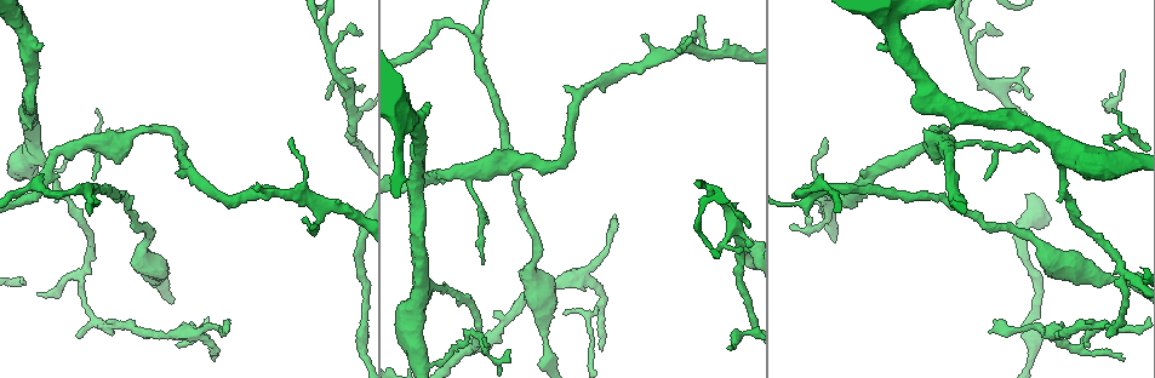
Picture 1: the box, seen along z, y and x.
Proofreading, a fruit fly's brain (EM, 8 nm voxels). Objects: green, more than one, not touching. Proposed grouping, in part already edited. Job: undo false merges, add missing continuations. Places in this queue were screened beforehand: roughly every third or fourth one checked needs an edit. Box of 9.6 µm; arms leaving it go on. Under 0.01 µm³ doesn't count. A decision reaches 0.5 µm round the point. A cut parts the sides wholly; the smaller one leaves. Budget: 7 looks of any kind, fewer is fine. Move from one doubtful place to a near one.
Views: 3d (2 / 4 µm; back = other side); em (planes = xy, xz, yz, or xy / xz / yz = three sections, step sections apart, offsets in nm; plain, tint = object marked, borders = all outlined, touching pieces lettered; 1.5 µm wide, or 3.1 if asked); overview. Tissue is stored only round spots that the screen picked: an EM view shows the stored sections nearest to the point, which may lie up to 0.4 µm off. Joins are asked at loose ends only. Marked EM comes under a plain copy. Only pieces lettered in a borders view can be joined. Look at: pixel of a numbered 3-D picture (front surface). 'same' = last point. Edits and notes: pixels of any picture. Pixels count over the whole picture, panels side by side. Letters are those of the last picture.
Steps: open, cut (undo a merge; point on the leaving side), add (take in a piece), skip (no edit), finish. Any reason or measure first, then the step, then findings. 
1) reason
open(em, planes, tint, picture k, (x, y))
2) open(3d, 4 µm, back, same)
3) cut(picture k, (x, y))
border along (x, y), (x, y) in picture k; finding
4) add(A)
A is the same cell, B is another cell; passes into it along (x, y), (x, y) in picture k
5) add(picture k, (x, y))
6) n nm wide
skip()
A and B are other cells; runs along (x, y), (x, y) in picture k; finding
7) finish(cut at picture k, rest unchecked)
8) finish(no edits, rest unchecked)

open(3d, 4 µm, picture 1, (485, 222))

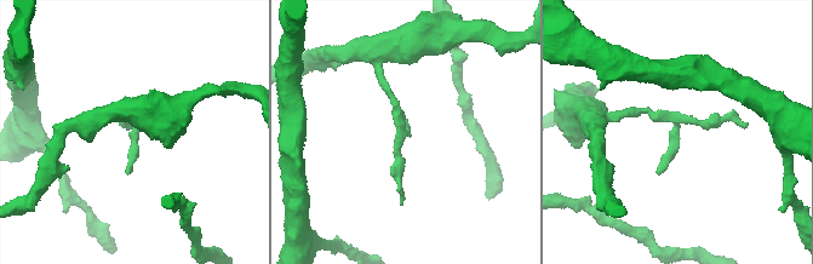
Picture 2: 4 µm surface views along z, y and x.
open(em, planes, tint, picture 2, (403, 136))

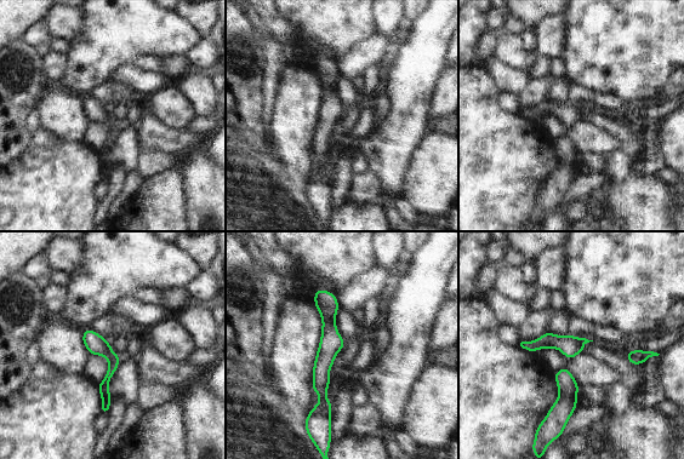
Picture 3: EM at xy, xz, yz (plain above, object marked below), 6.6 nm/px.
see the neighbours
open(em, planes, borders, same)

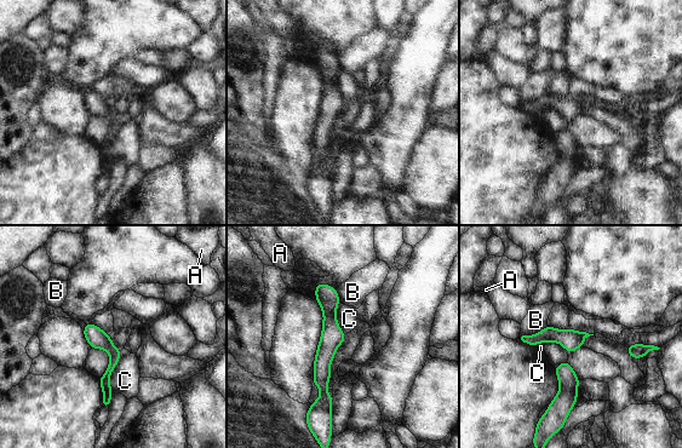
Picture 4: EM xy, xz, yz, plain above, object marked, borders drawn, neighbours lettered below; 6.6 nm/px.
140 nm wide
skip()
A, B and C are other cells; border along (121, 350), (110, 375), (113, 392) in picture 4; continuous, no second neuron

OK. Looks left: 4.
thin end
open(3d, 4 µm, picture 1, (509, 350))

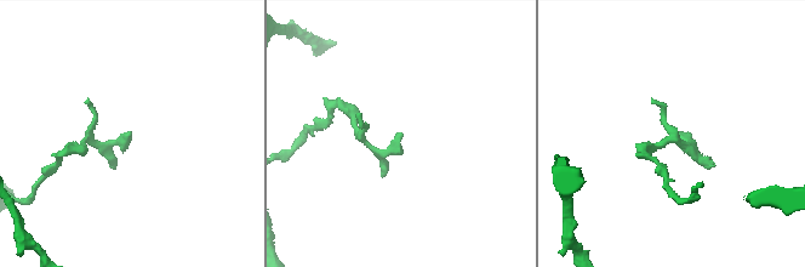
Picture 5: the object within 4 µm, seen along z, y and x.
open(em, xy, step 4, tint, picture 5, (129, 133))

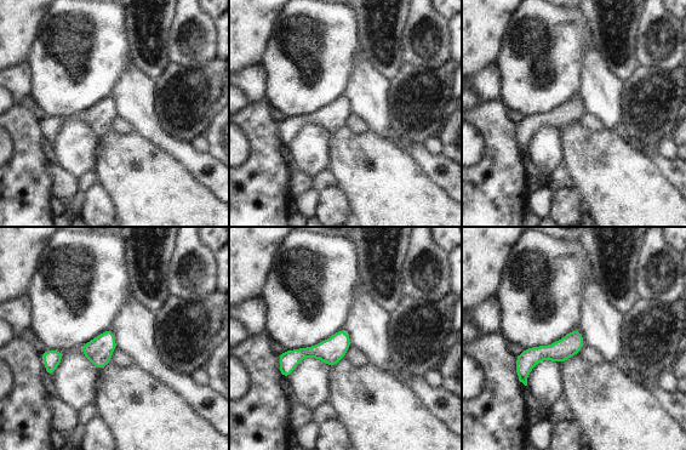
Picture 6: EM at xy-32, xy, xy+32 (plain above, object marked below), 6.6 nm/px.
see the neighbours
open(em, xy, step 4, borders, same)

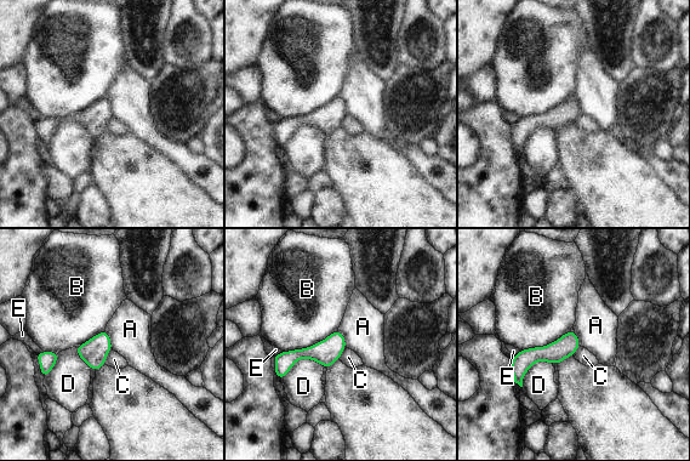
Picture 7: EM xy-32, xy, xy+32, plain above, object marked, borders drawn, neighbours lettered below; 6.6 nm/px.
B touches over 400 nm
skip()
A, B, C, D and E are other cells; runs along (342, 341), (326, 352), (279, 358) in picture 7; no lettered piece goes on from it

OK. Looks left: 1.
finish(no edits, rest unchecked)

